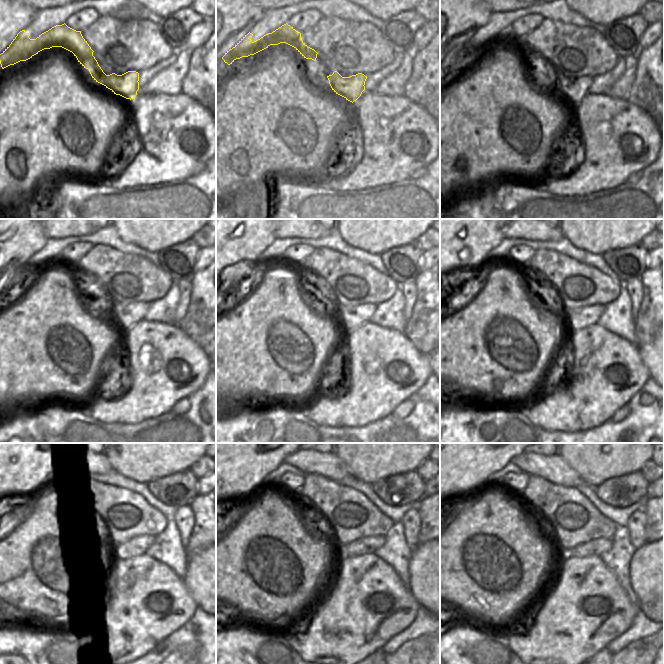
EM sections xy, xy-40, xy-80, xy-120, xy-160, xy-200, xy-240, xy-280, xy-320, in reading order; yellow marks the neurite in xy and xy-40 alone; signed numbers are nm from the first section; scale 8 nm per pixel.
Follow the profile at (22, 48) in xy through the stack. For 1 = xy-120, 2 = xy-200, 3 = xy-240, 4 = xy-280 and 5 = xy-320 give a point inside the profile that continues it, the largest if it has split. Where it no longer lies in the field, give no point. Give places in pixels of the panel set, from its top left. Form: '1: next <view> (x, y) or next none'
1: next xy-120 (127, 315)
2: next xy-200 (580, 318)
3: next xy-240 (137, 546)
4: next xy-280 (368, 545)
5: next xy-320 (596, 547)

